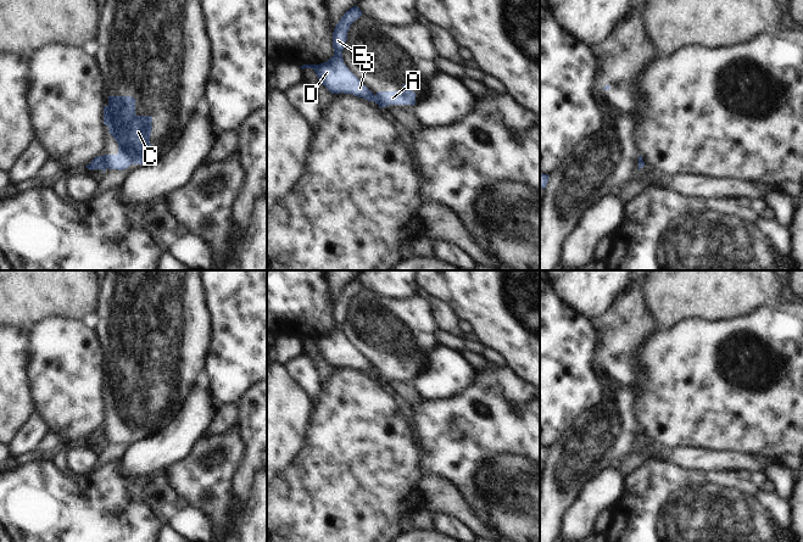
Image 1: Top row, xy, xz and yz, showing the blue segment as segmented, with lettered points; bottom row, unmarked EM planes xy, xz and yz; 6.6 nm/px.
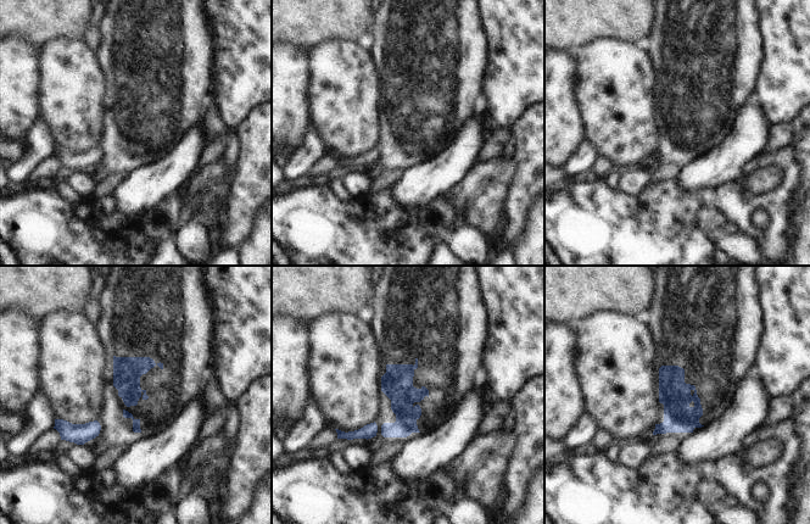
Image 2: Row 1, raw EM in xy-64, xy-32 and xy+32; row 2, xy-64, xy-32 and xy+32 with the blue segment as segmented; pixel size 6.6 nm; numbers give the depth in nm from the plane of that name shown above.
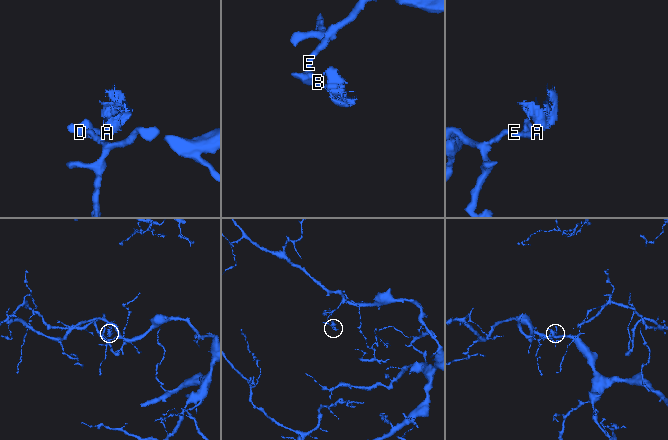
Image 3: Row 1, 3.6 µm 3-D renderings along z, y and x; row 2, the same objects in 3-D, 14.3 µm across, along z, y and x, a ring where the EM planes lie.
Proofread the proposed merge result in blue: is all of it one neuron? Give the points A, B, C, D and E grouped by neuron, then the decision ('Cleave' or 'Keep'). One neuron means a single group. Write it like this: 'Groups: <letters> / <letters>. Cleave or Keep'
Groups: A C / B D E. Cleave.

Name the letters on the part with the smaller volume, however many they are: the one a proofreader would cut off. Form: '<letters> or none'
A, C.

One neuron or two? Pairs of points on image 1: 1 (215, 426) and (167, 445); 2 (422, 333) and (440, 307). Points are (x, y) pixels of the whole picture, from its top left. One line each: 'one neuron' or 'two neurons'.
1: two neurons
2: two neurons

